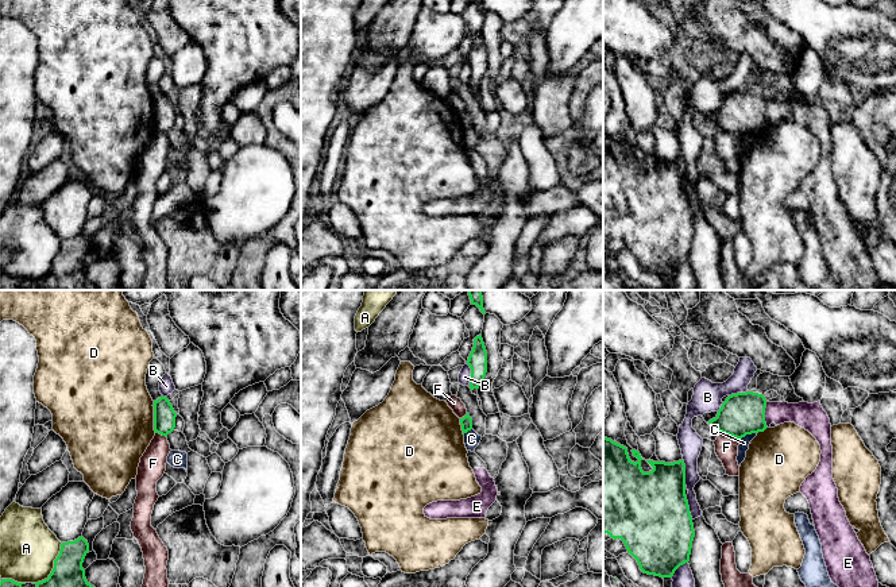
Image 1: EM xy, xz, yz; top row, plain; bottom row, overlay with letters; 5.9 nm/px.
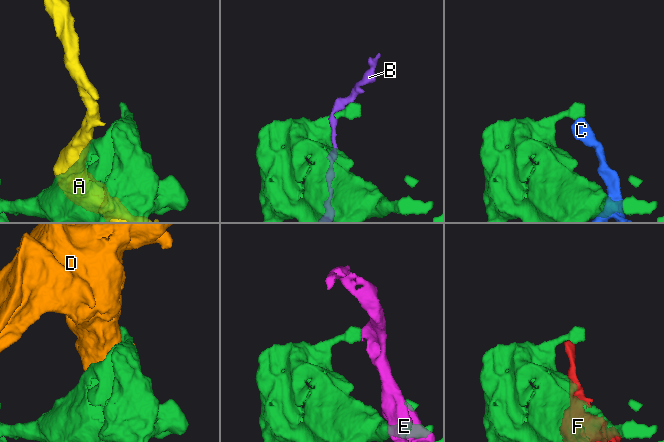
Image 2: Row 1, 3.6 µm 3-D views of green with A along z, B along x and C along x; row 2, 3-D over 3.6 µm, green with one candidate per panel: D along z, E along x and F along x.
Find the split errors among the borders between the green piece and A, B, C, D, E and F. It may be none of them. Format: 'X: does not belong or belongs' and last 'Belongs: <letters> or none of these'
A: does not belong
B: does not belong
C: does not belong
D: does not belong
E: does not belong
F: does not belong
Belongs: none of these

